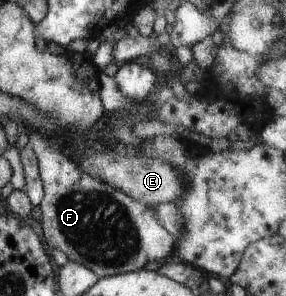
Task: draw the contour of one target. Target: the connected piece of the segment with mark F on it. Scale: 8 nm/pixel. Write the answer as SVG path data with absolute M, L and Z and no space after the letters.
M27 129L26 133L27 145L31 147L38 160L44 190L39 204L42 212L41 230L43 240L51 250L54 248L61 250L67 255L69 261L92 270L100 278L143 269L147 262L155 262L155 260L164 262L175 250L176 240L164 226L161 226L161 222L157 220L150 206L133 200L129 195L115 190L101 179L79 170L57 141L46 139L43 133L38 133L35 129Z

